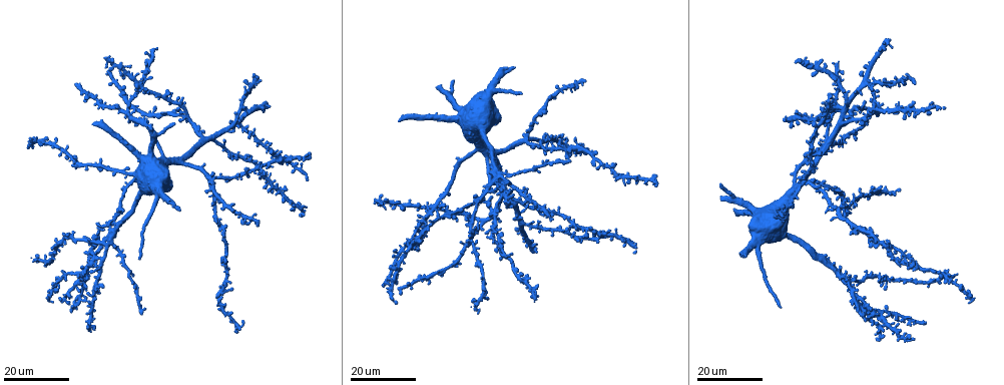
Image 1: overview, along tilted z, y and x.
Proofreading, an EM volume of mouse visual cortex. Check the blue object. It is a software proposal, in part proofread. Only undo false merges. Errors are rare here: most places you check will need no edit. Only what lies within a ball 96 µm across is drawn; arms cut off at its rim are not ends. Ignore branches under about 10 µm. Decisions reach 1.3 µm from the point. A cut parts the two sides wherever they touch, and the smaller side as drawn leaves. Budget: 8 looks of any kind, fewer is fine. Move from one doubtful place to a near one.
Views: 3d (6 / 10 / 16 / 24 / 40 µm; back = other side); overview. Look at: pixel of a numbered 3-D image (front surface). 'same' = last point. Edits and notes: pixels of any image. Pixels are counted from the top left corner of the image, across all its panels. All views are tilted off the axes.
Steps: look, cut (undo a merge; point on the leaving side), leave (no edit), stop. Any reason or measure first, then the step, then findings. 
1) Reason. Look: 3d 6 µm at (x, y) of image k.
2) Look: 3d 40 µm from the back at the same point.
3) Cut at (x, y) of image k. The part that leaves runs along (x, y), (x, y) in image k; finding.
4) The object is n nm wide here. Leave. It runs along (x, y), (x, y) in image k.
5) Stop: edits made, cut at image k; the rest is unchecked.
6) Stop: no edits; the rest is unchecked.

Branch point. Look: 3d 16 µm at (80, 273) of image 1.

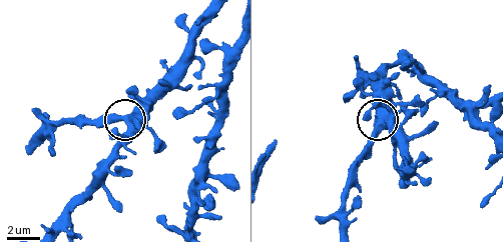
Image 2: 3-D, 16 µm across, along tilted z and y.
Look: 3d 6 µm at (126, 121) of image 2.

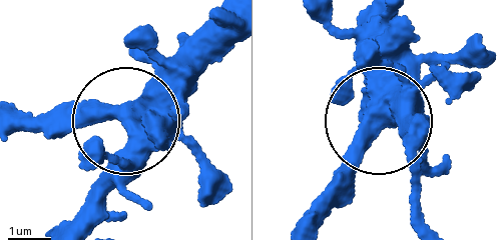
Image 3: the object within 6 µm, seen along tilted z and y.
The object is 440 nm wide here. Leave. All the same cell.

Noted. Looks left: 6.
Thick turns thin. Look: 3d 24 µm at (122, 204) of image 1.

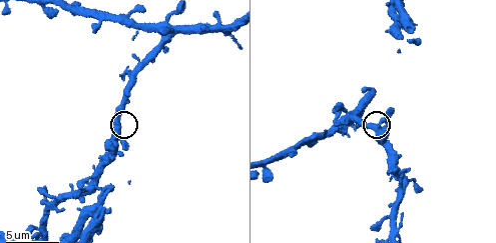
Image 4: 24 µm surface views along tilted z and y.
Look: 3d 10 µm at (117, 125) of image 4.

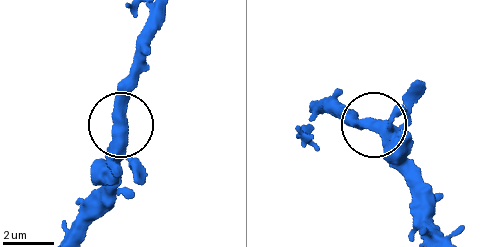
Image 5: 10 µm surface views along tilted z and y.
Leave. Continuous, no second cell.

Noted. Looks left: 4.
Four or more arms meet. Look: 3d 16 µm at (187, 117) of image 1.

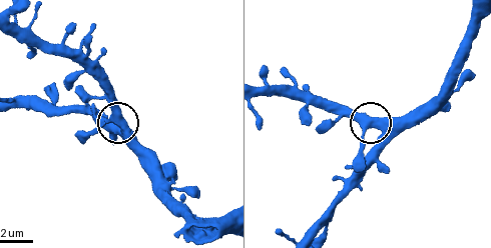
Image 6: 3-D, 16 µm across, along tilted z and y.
Closer look. Look: 3d 6 µm at (122, 127) of image 6.

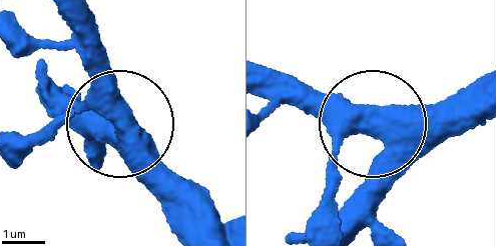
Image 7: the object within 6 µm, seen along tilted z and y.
Leave. It runs along (475, 80), (371, 116), (287, 78) in image 7; all the same cell.

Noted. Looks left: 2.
Look: 3d 16 µm at (524, 226) of image 1.

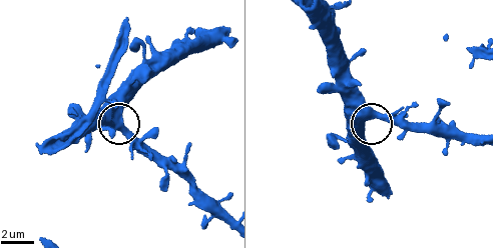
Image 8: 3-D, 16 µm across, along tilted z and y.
Zoom in. Look: 3d 10 µm at (365, 119) of image 8.

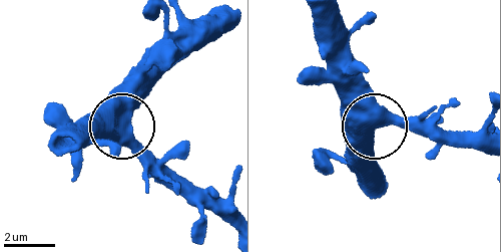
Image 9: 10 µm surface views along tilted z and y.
The side arm is 17 µm long. Leave. All the same cell.

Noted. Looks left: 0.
Stop: no edits; the rest is unchecked.

